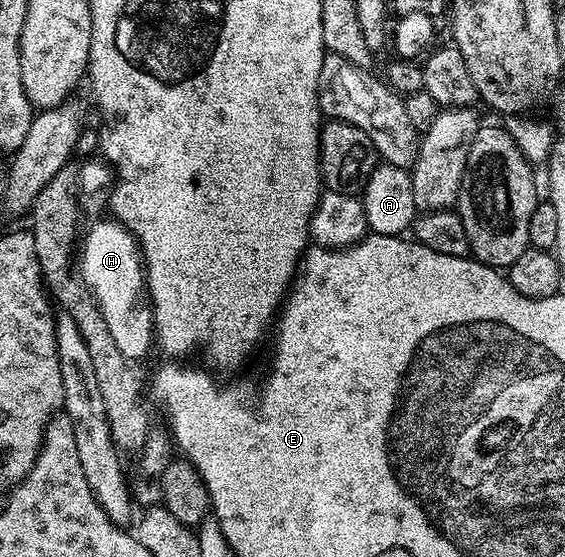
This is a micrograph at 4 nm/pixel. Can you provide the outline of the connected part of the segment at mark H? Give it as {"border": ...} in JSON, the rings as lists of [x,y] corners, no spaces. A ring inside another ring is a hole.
{"border":[[[98,221],[80,237],[76,273],[94,297],[113,342],[128,359],[148,358],[155,344],[154,311],[146,287],[146,271],[138,242],[119,221]]]}

